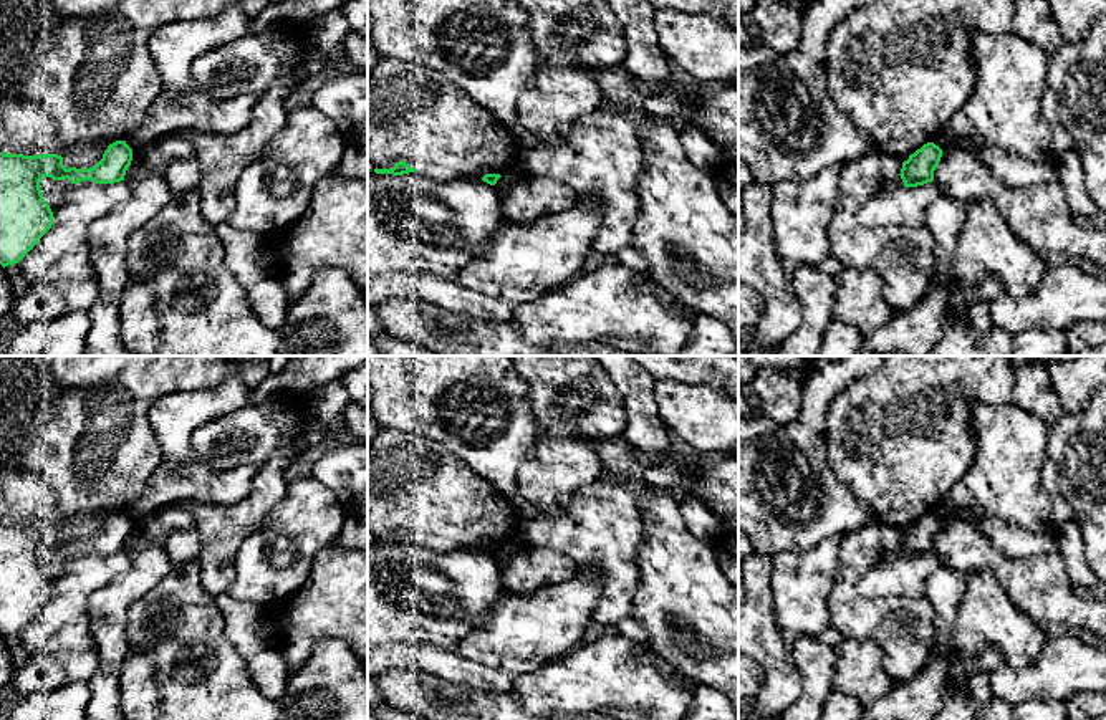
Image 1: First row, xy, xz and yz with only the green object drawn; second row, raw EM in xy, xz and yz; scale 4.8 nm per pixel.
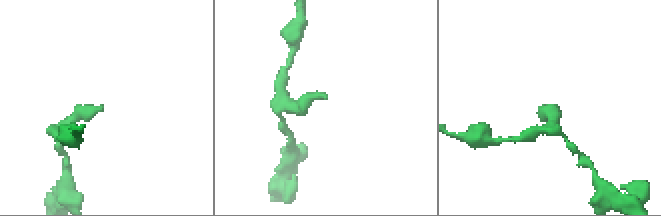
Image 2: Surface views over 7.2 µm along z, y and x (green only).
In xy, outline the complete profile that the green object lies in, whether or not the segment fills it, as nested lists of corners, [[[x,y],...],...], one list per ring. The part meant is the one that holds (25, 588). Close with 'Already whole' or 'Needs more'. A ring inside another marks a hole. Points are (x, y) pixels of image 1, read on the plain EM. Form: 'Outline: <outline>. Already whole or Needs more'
Outline: [[[126,511],[109,515],[103,530],[89,540],[66,540],[63,528],[58,525],[23,526],[0,523],[0,636],[5,639],[18,634],[53,596],[53,583],[40,559],[43,548],[53,551],[68,550],[71,554],[81,551],[114,554],[124,551],[131,531],[132,520]]]. Already whole

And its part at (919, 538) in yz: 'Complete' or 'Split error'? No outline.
Complete

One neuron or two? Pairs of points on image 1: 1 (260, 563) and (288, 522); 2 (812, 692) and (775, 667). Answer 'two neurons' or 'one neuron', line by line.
1: one neuron
2: two neurons

